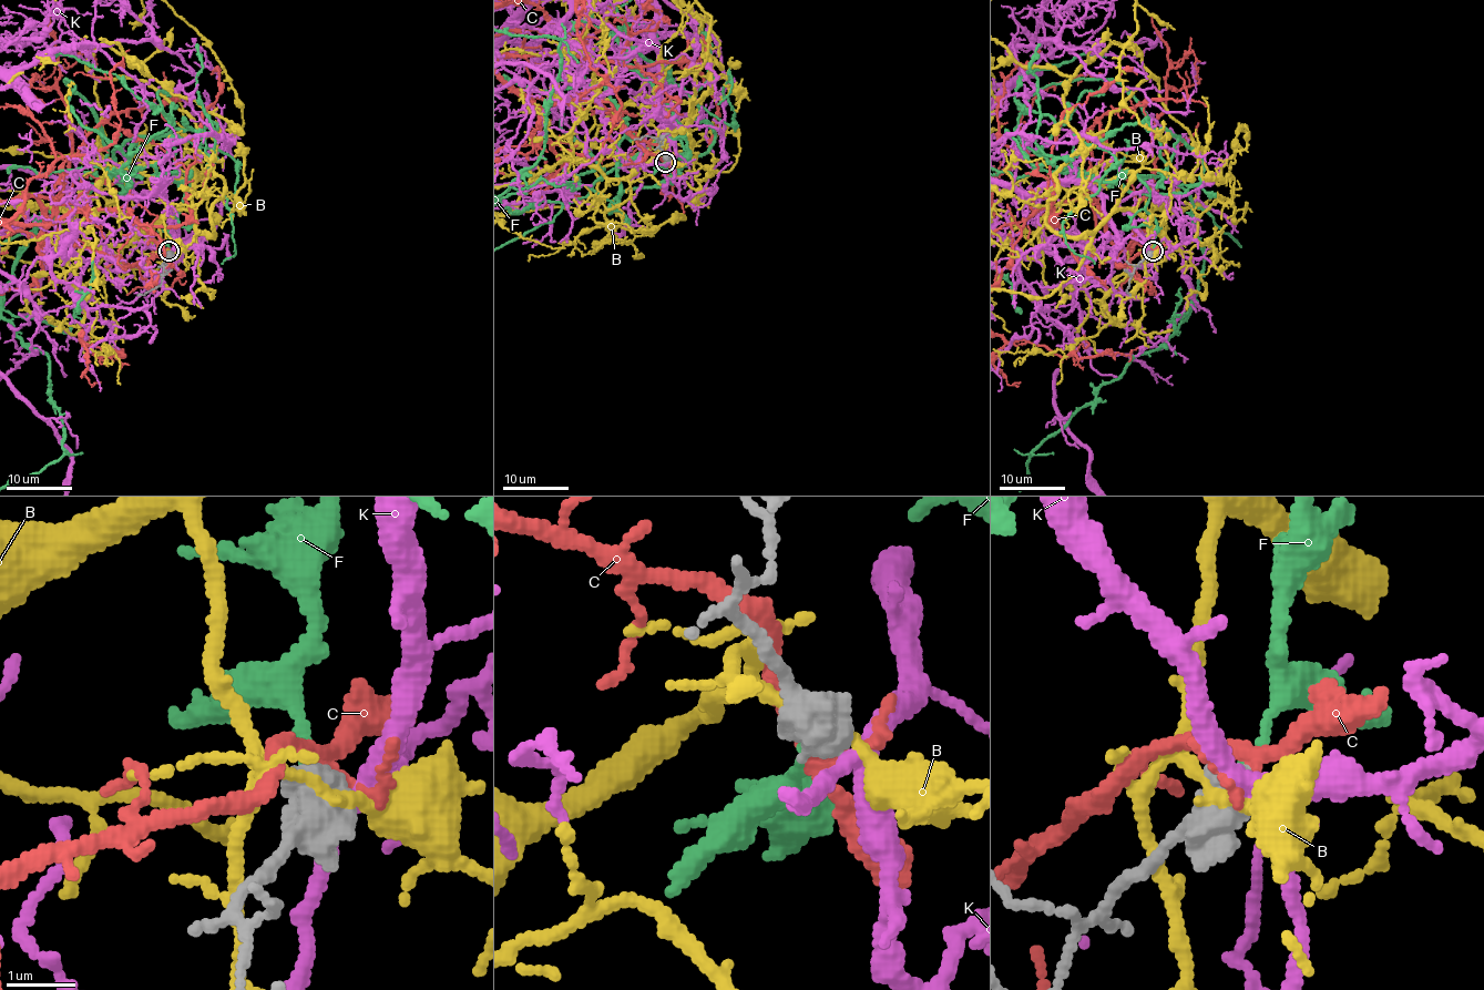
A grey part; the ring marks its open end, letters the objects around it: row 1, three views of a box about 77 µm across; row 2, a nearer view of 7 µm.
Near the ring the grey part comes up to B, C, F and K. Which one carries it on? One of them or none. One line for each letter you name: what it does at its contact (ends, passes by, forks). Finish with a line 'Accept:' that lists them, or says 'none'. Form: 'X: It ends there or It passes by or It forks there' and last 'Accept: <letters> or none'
Accept: none

